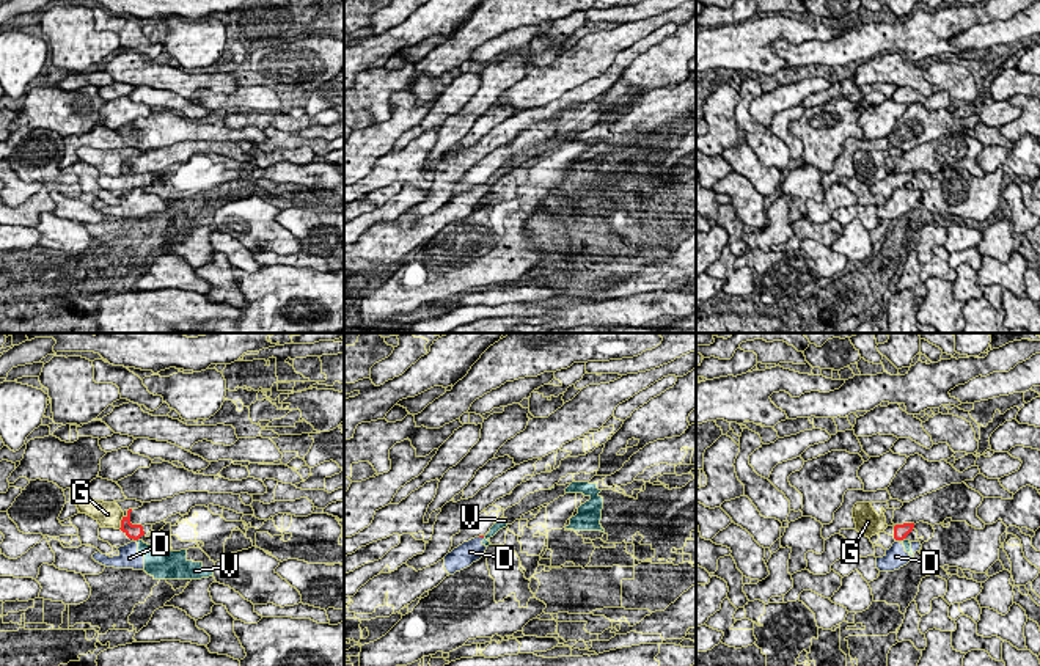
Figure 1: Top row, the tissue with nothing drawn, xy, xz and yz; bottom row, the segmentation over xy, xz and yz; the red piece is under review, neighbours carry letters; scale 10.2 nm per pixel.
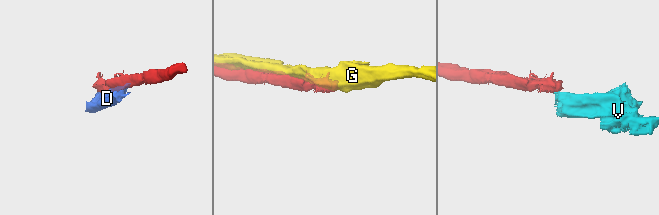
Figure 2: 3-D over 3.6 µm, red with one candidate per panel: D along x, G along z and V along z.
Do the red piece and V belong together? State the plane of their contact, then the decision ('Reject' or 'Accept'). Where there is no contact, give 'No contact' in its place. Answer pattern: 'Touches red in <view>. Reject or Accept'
Touches red in xy. Reject

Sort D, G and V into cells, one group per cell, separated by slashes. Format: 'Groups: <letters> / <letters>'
Groups: D V / G

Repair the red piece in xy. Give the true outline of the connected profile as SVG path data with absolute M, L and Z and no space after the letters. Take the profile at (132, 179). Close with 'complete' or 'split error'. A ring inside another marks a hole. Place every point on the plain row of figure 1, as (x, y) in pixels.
M127 159L127 163L121 168L121 176L99 176L99 187L104 190L108 190L112 195L124 195L134 188L138 188L141 184L145 184L141 173L132 173L130 171L130 160Z; split error

